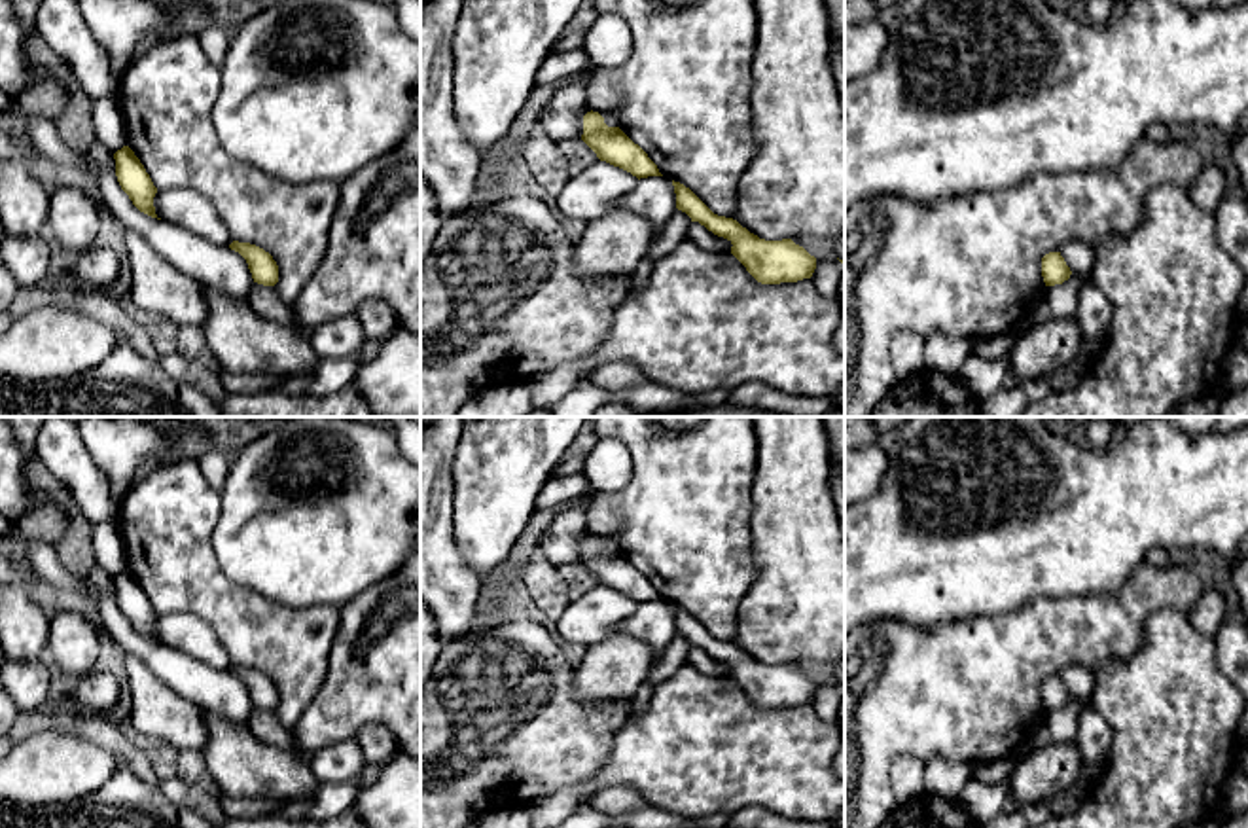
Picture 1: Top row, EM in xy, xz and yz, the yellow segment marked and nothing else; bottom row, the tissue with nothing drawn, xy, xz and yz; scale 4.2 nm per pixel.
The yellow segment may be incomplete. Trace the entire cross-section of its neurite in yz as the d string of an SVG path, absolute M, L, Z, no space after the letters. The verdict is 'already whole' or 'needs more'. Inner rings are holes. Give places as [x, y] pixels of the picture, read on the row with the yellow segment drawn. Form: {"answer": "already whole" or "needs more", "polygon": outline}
{"answer": "already whole", "polygon": "M1049 252L1042 258L1042 277L1045 286L1062 284L1072 275L1061 252Z"}

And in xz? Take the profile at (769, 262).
{"answer": "already whole", "polygon": "M674 182L676 208L691 222L699 222L718 237L727 239L731 254L761 284L797 282L811 279L816 258L792 239L765 241L750 233L737 220L714 214L689 188Z"}

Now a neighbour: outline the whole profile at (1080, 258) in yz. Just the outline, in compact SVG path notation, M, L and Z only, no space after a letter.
M1066 244L1061 250L1061 256L1064 258L1070 271L1081 279L1083 286L1093 284L1093 273L1095 273L1093 248L1085 244Z

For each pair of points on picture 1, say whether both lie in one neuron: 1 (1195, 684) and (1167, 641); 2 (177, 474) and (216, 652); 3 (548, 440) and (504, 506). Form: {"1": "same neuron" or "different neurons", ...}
{"1": "same neuron", "2": "different neurons", "3": "same neuron"}

